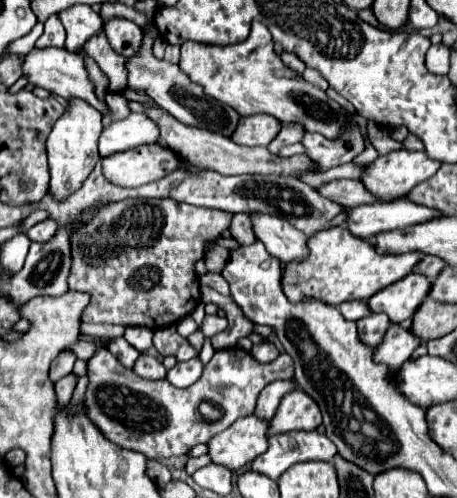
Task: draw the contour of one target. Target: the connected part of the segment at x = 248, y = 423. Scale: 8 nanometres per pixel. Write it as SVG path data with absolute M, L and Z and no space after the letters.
M255 414L235 420L229 428L215 434L209 440L209 456L215 464L223 464L231 470L237 470L259 454L267 452L269 446L269 420L263 420Z

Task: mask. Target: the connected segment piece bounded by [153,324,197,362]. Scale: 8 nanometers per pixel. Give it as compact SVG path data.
M173 324L157 328L155 336L153 336L153 344L163 356L175 356L179 362L197 356L197 350L191 346L191 342L187 338L179 336L179 332Z

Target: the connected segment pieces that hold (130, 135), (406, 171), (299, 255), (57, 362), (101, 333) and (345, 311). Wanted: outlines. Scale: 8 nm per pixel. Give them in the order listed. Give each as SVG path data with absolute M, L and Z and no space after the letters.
M129 114L125 120L111 124L101 132L99 154L111 156L129 148L159 142L159 126L147 114Z
M401 148L401 150L387 152L385 156L379 156L377 160L373 160L367 172L363 174L363 184L369 188L369 192L379 196L383 202L391 202L411 192L411 188L415 188L419 182L425 182L431 176L435 176L439 168L441 168L441 162L427 158L425 152L411 152L411 150Z
M261 212L251 214L253 230L257 240L261 240L267 252L281 262L301 262L307 258L307 236L295 230L287 220L279 220L275 216L267 216Z
M61 350L61 352L59 352L59 356L57 356L57 358L53 360L53 364L51 364L49 378L51 378L53 382L57 382L59 378L63 378L63 376L71 374L75 360L77 360L75 352L71 352L71 350Z
M81 324L81 334L90 335L94 337L112 339L114 337L122 336L124 334L125 327L120 325L110 324Z
M349 300L349 302L341 302L339 304L339 312L347 318L347 320L361 320L369 314L373 314L369 310L369 304L363 300Z

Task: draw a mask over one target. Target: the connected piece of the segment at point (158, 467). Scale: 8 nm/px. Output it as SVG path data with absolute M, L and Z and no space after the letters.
M147 462L147 474L155 480L155 482L169 482L171 480L171 474L169 470L161 464L161 462Z

